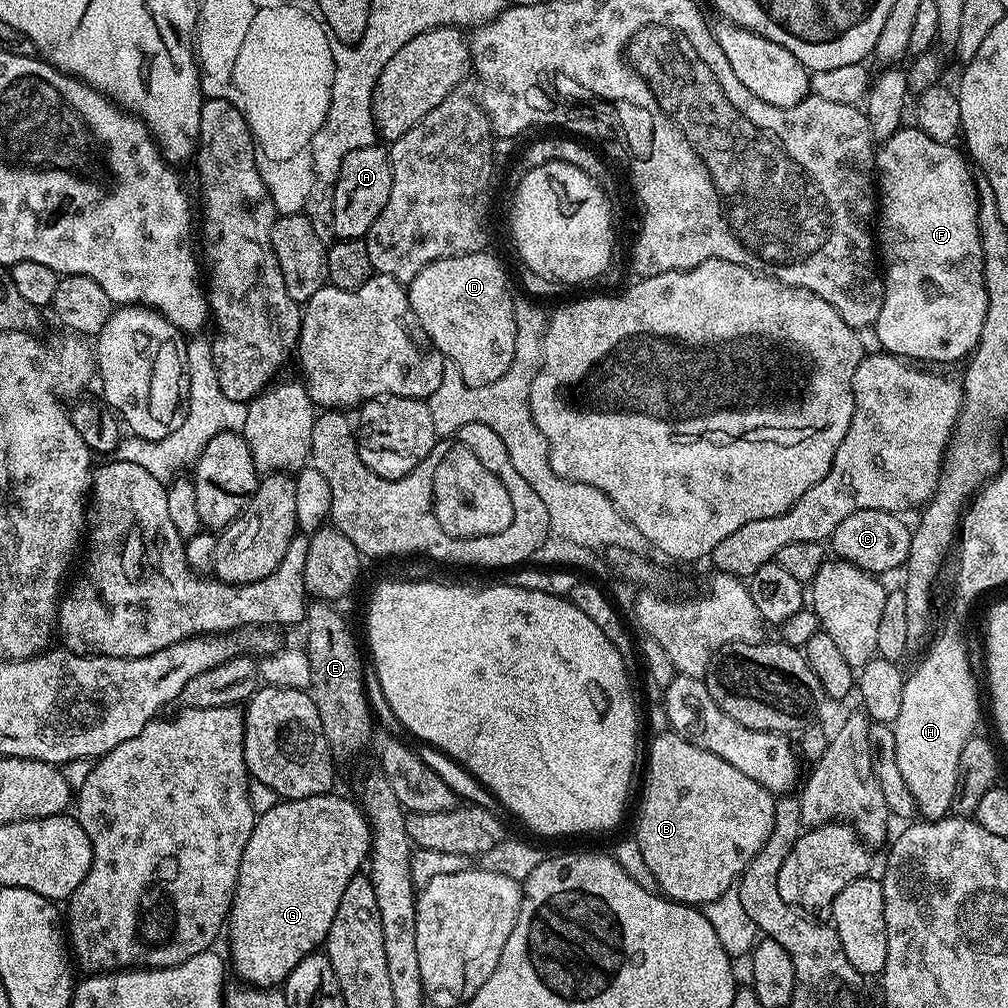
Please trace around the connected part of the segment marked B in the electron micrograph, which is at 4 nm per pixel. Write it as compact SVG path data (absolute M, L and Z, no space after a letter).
M664 730L661 736L656 736L652 740L652 745L648 748L648 777L644 780L644 801L640 804L640 821L636 824L634 837L641 847L642 856L646 860L646 866L654 876L657 889L669 900L676 901L677 904L690 904L693 906L703 906L714 902L722 894L726 894L728 888L733 887L739 881L741 874L746 870L746 866L762 850L766 838L770 838L770 830L774 826L774 814L776 813L777 797L765 790L754 778L746 778L742 770L730 766L730 762L722 762L718 754L710 754L710 750L694 746L686 742L678 733L671 730Z

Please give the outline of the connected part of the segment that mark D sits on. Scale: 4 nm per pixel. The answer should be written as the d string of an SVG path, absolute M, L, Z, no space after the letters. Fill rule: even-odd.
M491 251L475 252L451 256L430 262L406 286L408 301L430 342L444 355L447 363L453 364L460 372L462 382L468 388L487 388L498 378L510 370L514 362L516 349L516 323L512 306L514 295L508 289L508 276L500 265L496 256L491 256Z

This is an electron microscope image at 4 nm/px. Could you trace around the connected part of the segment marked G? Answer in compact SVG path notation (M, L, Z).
M325 794L323 796L311 796L301 800L281 799L266 814L257 816L256 825L250 834L250 842L246 842L246 850L242 850L242 866L238 870L236 879L236 892L232 896L232 908L228 912L226 921L226 940L228 936L228 948L232 951L230 964L236 967L236 972L241 981L258 988L274 988L283 985L288 979L290 970L302 962L302 958L313 955L316 948L325 943L330 930L330 922L334 922L334 914L338 914L338 902L342 902L342 890L350 886L352 877L361 871L362 865L369 859L372 851L372 830L368 827L368 817L364 815L359 803L355 799L347 800L337 794Z

